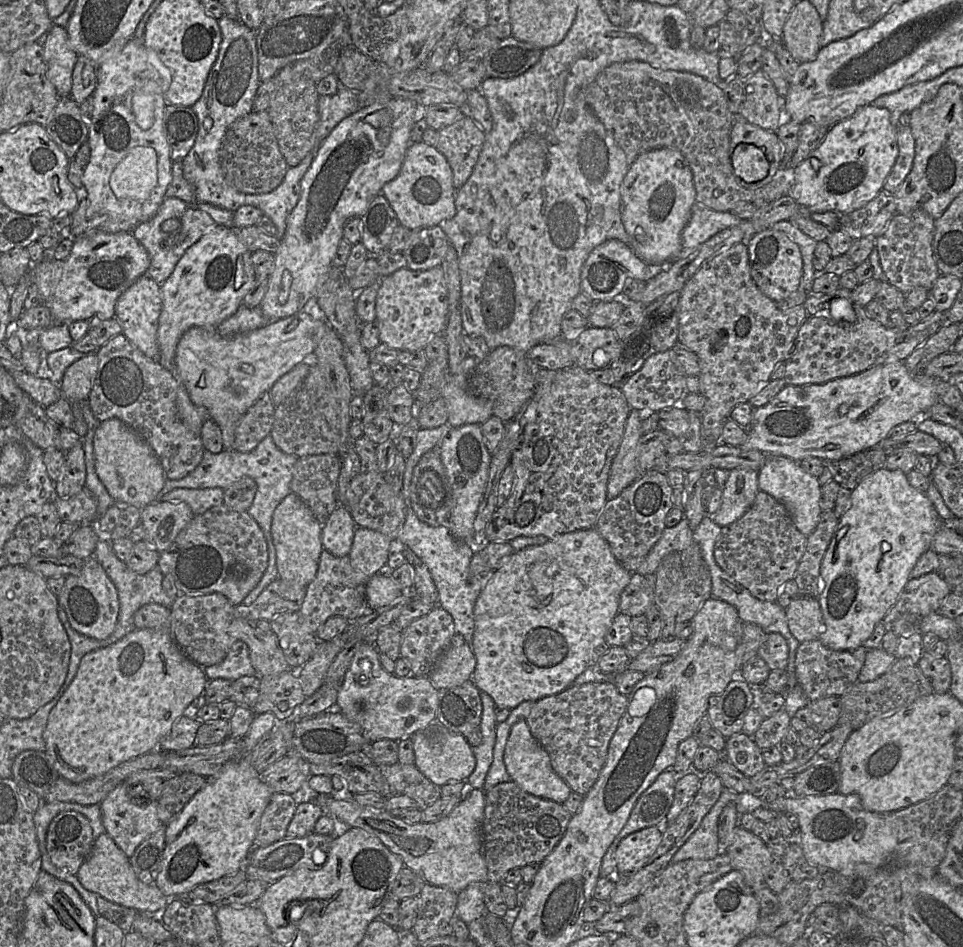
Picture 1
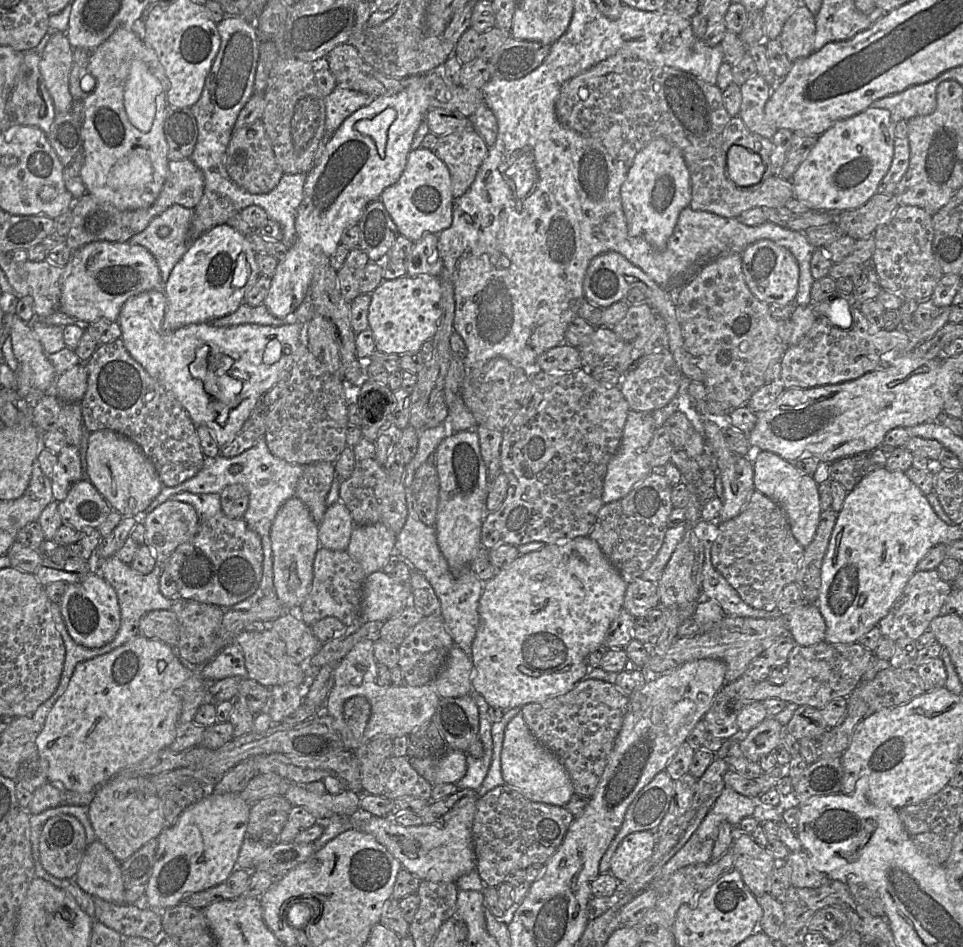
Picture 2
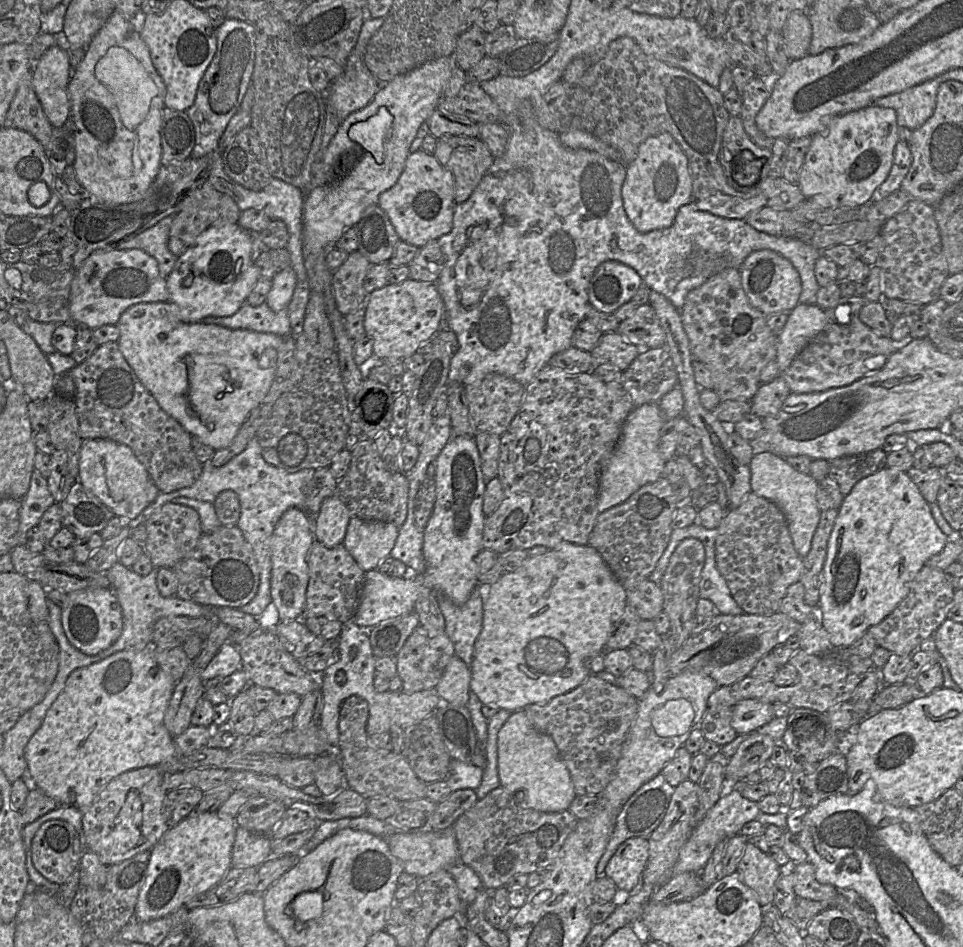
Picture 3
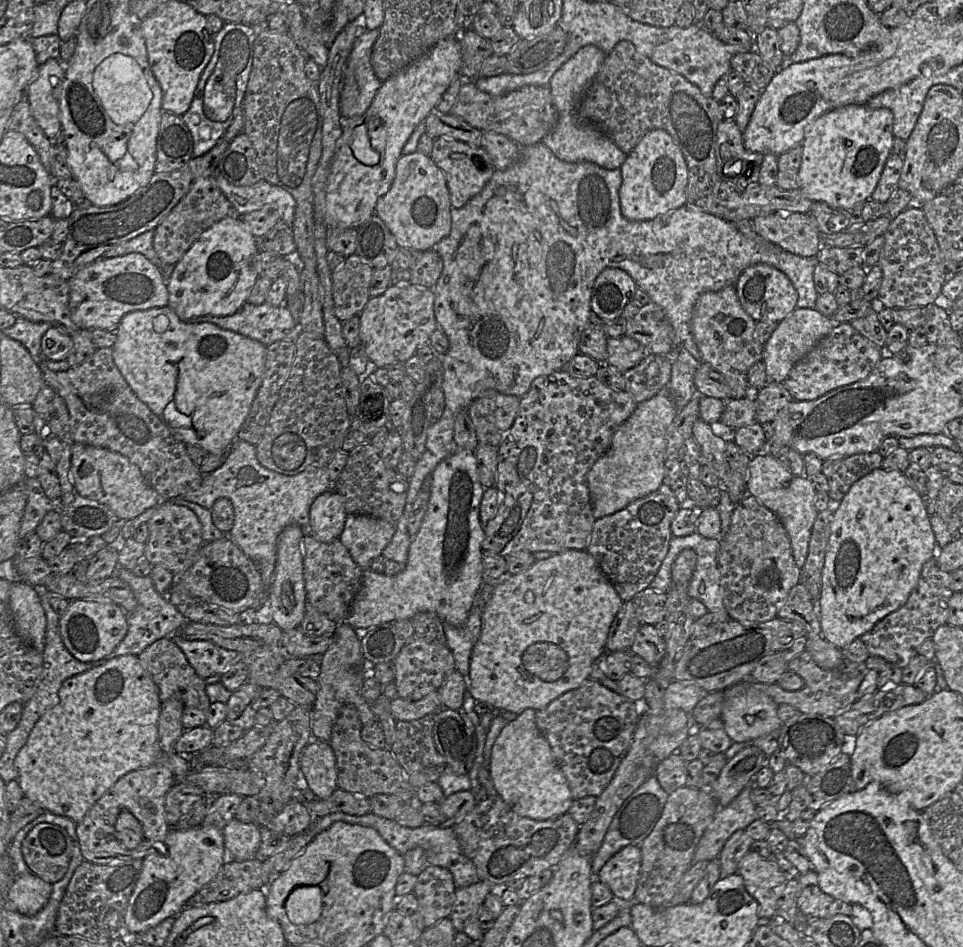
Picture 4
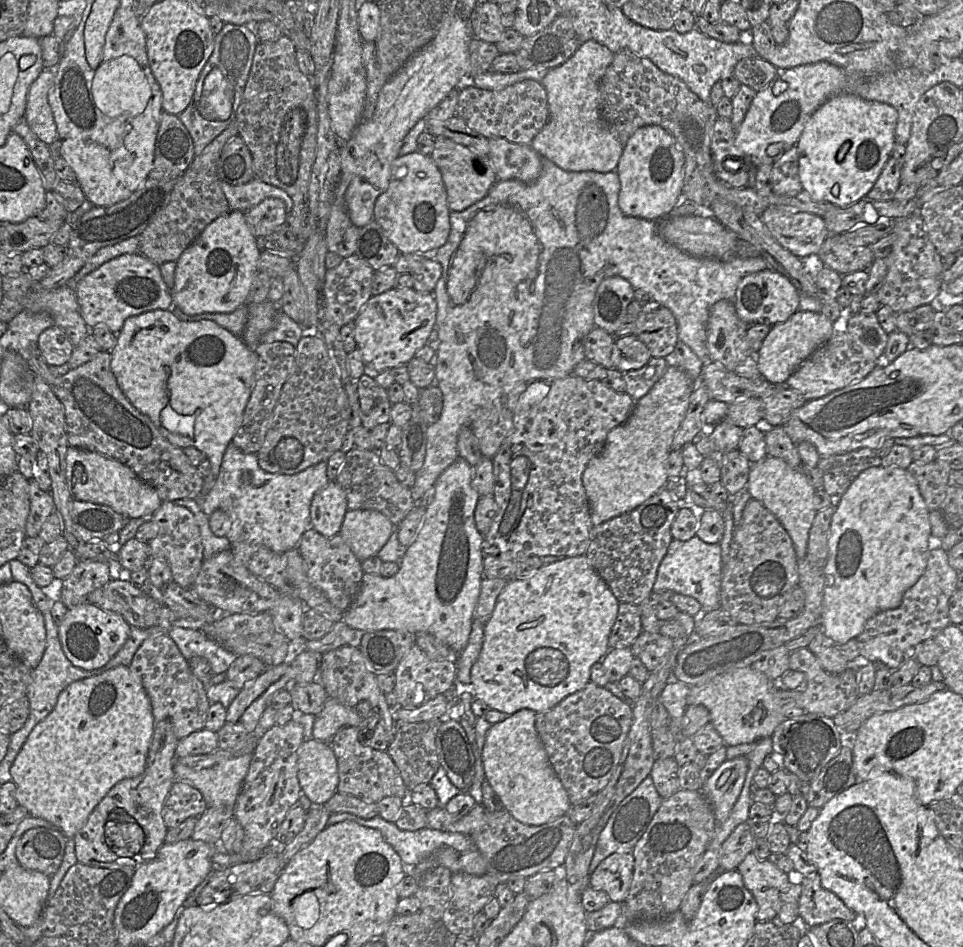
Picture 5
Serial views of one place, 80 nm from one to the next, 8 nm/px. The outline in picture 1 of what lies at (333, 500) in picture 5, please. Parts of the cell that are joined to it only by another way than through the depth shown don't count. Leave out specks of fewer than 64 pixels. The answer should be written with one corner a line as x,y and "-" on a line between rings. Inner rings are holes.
338,506
322,526
321,542
323,549
336,557
349,554
354,532
357,528
351,514
344,506

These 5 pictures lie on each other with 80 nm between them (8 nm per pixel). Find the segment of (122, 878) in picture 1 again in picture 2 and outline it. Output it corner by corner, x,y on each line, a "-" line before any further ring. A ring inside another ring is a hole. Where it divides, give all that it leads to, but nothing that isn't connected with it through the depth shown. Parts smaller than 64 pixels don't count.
99,840
89,844
73,878
87,894
114,904
125,904
120,862

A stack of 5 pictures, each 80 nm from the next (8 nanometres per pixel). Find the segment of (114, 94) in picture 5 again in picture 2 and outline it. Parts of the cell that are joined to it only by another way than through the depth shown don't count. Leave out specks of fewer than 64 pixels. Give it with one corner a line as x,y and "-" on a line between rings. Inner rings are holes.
140,59
132,61
124,88
124,107
129,121
142,132
148,132
156,112
156,96
162,93
158,79

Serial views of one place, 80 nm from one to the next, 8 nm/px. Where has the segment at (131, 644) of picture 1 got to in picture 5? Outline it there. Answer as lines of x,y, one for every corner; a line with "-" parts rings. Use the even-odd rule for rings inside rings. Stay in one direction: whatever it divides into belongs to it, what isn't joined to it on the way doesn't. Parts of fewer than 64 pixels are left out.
118,666
100,675
78,680
66,687
58,696
53,711
39,722
28,735
10,768
11,781
16,785
15,798
19,806
24,807
29,816
43,818
58,828
68,839
84,826
90,813
118,782
139,776
145,769
148,751
154,733
154,718
150,699
137,675
133,675
127,666
-
252,754
220,762
210,768
192,769
175,763
176,779
187,782
203,795
208,807
234,807
248,772

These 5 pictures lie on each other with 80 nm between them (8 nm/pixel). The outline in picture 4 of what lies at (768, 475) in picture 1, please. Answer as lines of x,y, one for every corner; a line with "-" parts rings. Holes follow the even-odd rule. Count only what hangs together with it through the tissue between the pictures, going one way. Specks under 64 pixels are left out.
768,450
752,456
748,466
747,494
753,495
762,505
774,512
783,524
798,567
803,567
809,549
813,524
818,511
815,507
817,491
808,477
794,475

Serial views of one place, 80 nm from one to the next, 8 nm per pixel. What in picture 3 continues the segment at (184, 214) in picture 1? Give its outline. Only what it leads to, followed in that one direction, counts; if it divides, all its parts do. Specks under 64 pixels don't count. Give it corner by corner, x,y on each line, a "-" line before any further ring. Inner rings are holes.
173,216
160,220
134,238
116,244
118,250
141,249
158,262
160,275
167,278
178,259
168,248
169,231

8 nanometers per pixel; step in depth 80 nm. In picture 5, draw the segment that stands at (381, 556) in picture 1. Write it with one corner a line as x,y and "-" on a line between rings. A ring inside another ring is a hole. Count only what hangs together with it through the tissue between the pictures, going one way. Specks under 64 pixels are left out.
347,510
339,534
350,547
357,559
365,559
377,555
389,540
394,531
394,524
377,510

